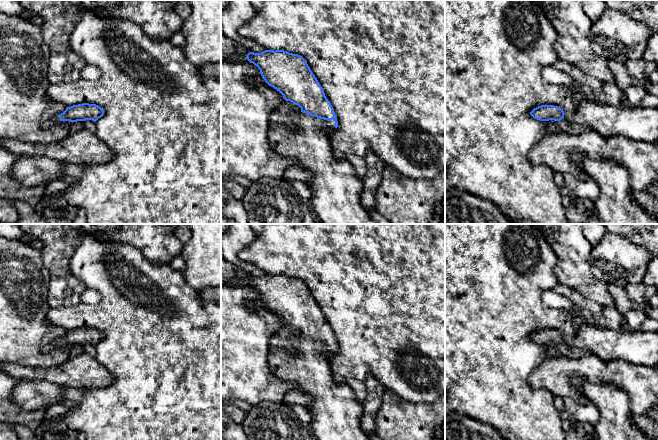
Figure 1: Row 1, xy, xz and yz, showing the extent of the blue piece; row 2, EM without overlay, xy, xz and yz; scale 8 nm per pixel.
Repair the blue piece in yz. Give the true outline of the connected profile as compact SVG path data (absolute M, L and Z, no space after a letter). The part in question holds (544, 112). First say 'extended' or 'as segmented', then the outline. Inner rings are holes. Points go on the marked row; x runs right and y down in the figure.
extended; M584 100L577 102L575 111L564 111L554 105L541 105L534 108L530 115L540 121L560 121L565 118L571 124L587 125L591 130L605 138L626 137L634 141L658 144L658 107L609 106L605 103Z

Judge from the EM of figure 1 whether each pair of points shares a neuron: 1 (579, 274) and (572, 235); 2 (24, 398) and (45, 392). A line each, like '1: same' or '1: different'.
1: same
2: same

